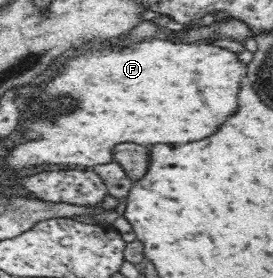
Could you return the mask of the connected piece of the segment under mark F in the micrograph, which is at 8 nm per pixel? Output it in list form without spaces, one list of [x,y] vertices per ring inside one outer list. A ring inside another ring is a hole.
[[[157,37],[142,43],[132,43],[124,49],[106,47],[96,55],[86,55],[70,63],[66,71],[60,71],[48,87],[40,93],[38,99],[52,99],[58,95],[76,97],[80,109],[72,115],[60,117],[54,125],[44,123],[34,117],[38,113],[38,105],[34,107],[32,119],[24,125],[28,139],[48,139],[62,143],[62,163],[72,163],[90,169],[96,164],[112,162],[112,150],[118,143],[140,143],[140,145],[156,145],[156,143],[192,143],[216,133],[216,129],[236,113],[236,95],[240,91],[240,81],[246,77],[246,63],[238,59],[236,53],[228,49],[220,49],[214,44],[172,43],[172,40],[162,40]],[[88,145],[98,149],[90,151]]]

